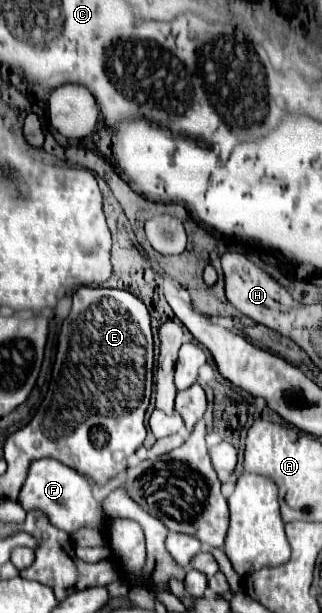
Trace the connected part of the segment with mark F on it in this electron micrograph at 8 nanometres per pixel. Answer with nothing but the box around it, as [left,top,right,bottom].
[18,458,104,532]

